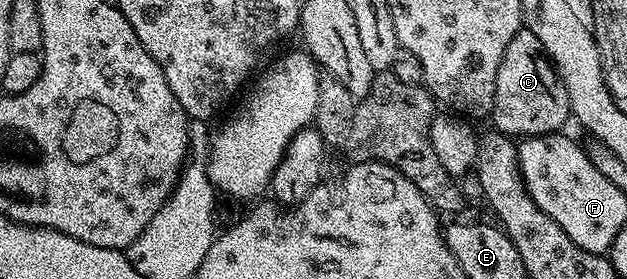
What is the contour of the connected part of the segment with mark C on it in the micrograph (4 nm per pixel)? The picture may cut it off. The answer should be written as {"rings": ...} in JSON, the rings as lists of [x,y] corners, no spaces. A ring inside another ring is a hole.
{"rings":[[[523,26],[508,42],[508,50],[496,74],[496,94],[492,113],[493,127],[511,138],[549,136],[557,133],[571,119],[568,94],[564,90],[558,70],[550,62],[544,46],[532,30]]]}

